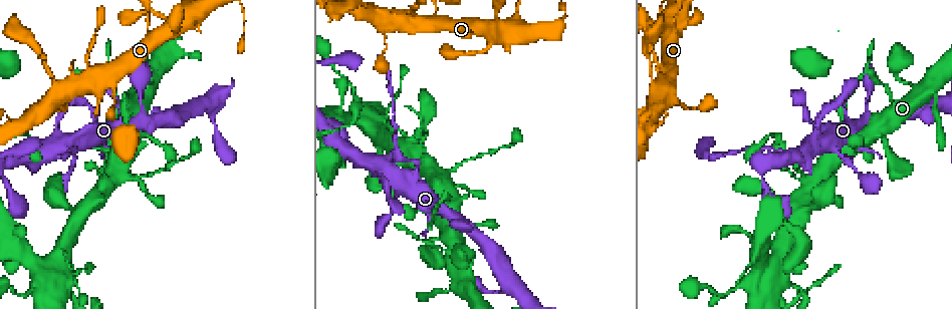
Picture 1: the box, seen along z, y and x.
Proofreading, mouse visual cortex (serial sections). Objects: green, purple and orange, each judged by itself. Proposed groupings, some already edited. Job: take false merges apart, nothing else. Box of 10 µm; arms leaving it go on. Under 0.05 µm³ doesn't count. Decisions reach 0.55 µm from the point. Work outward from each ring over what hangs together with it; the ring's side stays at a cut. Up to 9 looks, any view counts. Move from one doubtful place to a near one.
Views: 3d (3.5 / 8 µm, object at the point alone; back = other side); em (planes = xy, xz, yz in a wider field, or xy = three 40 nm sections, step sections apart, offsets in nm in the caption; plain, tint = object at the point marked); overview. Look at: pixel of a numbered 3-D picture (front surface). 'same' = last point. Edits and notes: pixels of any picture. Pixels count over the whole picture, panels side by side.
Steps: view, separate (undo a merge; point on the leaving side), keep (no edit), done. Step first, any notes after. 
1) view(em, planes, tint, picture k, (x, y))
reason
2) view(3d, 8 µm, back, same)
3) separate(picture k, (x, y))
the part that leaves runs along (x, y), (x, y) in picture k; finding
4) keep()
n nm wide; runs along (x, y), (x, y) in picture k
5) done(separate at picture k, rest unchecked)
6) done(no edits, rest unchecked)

view(3d, 3.5 µm, picture 1, (443, 177))
three-way junction

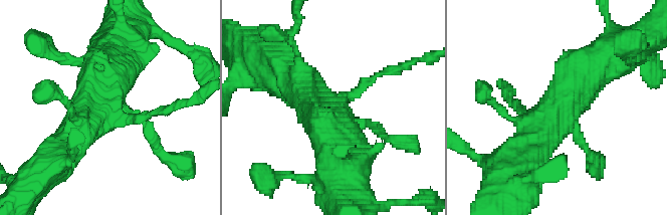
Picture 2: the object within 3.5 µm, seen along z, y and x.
view(em, xy, step 2, tint, picture 2, (108, 111))

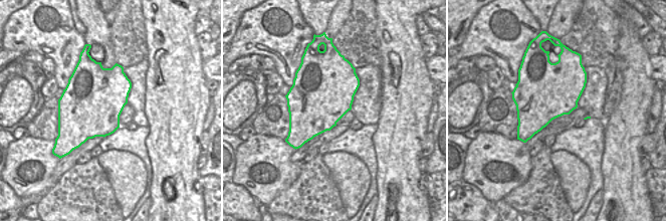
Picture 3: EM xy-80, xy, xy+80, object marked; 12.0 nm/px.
keep()
700 nm wide; runs along (610, 56), (569, 96), (527, 149) in picture 2; all the same cell

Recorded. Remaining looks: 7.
view(3d, 3.5 µm, back, picture 1, (60, 272))
calibre changes

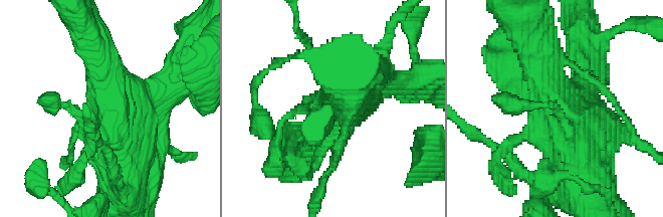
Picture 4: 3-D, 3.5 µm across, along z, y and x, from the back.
view(em, xy, step 2, tint, picture 4, (109, 106))

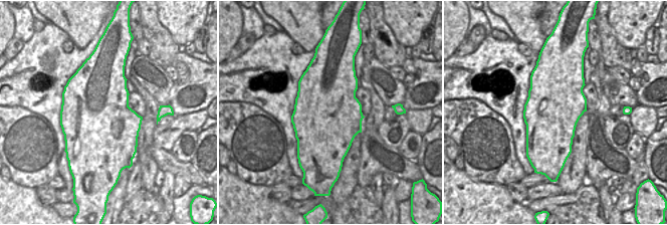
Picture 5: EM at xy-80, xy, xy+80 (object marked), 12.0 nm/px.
keep()
runs along (320, 136), (373, 86), (397, 84) in picture 4; all the same cell

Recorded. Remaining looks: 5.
view(3d, 3.5 µm, picture 1, (677, 100))
thin arm on a thick one

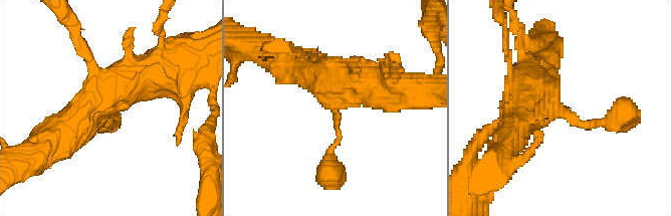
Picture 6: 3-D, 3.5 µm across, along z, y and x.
view(em, xy, step 2, tint, picture 6, (332, 110))
3 arms; arms of 150, 600, 600 nm

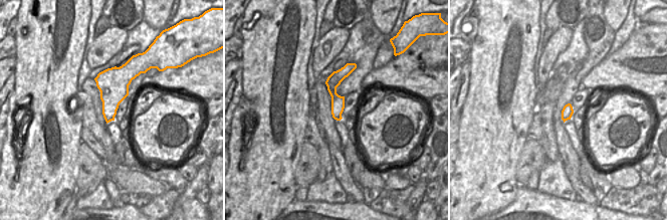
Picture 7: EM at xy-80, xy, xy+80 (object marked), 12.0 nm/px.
view(em, planes, tint, same)

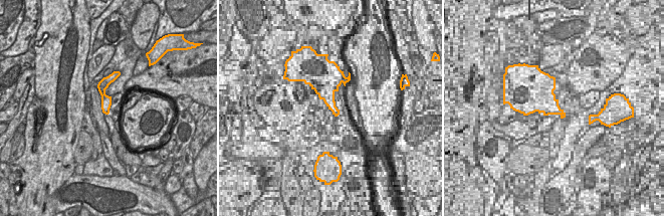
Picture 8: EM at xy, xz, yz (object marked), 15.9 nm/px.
keep()
160 nm wide; runs along (114, 76), (102, 86), (105, 111) in picture 8; continuous, no second cell

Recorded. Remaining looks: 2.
view(3d, 3.5 µm, picture 1, (62, 137))
looks like a crossing

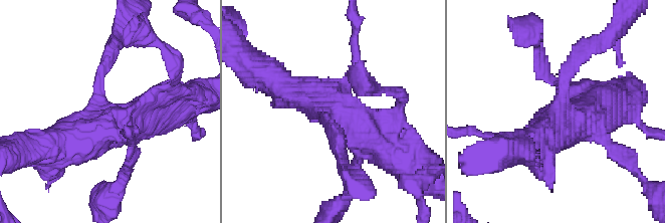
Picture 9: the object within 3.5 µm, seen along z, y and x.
view(em, planes, tint, picture 9, (330, 111))

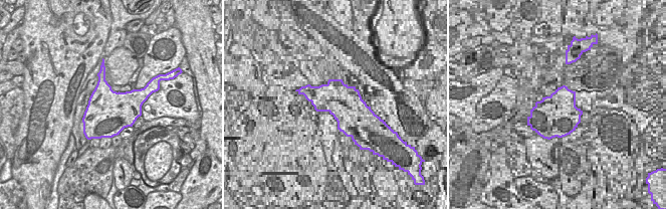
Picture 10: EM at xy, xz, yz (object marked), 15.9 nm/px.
keep()
runs along (385, 152), (323, 102), (283, 87) in picture 9; continuous, no second cell

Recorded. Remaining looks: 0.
done(no edits, rest unchecked)

